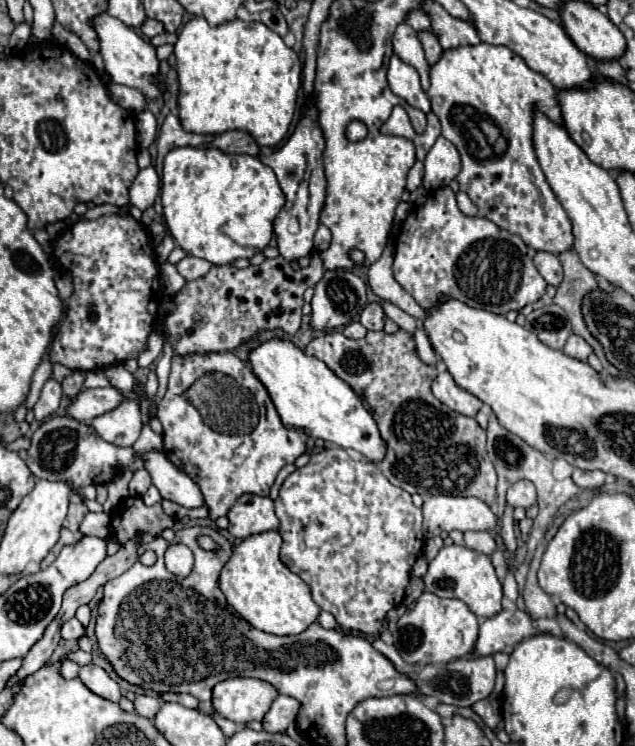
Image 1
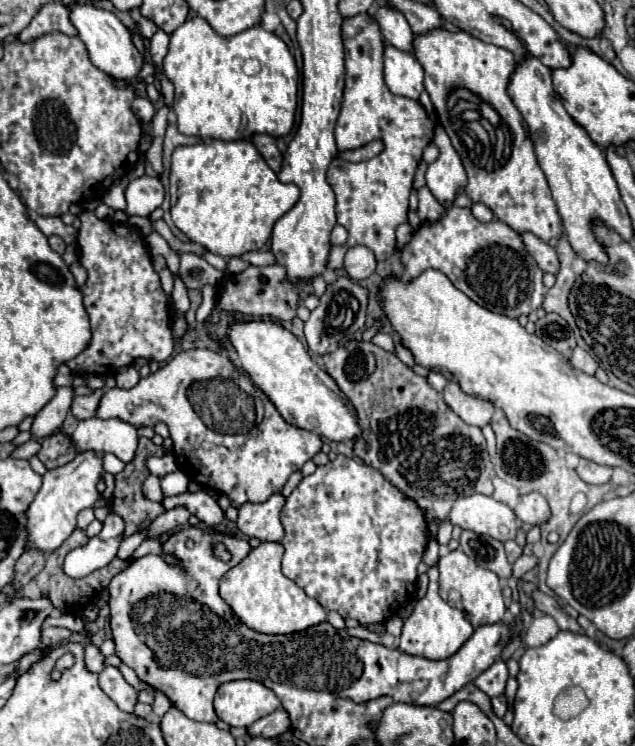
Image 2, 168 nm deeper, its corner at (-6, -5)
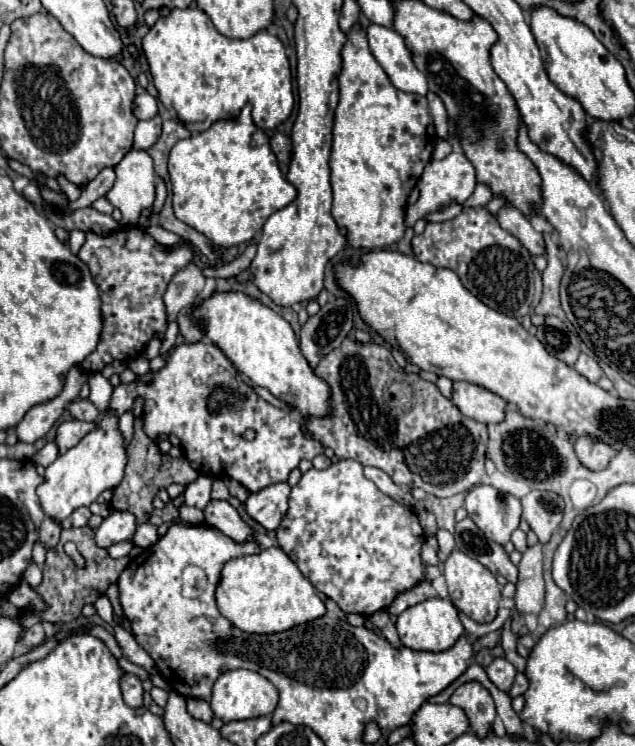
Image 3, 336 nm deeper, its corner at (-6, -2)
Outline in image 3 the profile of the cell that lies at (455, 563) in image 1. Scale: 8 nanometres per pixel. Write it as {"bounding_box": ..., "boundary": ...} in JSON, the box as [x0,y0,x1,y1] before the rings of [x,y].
{"bounding_box":[444,550,500,622],"boundary":[[[454,550],[448,560],[444,562],[444,578],[448,584],[448,594],[454,606],[462,610],[468,618],[474,622],[492,622],[496,618],[498,602],[500,602],[500,584],[496,582],[496,576],[484,568],[480,562],[474,558],[466,556],[460,550]]]}

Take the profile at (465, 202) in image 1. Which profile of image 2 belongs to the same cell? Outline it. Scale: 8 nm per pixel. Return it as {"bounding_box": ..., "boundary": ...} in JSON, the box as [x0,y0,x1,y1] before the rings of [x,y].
{"bounding_box":[470,203,494,221],"boundary":[[[474,203],[474,205],[470,207],[470,211],[472,211],[472,215],[474,215],[478,221],[492,221],[492,219],[494,219],[492,211],[490,211],[486,205],[482,205],[482,203]]]}

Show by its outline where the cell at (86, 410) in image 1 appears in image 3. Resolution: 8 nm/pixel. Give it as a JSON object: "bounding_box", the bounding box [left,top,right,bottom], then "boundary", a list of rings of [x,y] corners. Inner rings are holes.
{"bounding_box":[110,342,324,492],"boundary":[[[208,342],[176,346],[160,372],[148,372],[128,386],[116,386],[110,406],[124,414],[136,396],[144,398],[144,430],[152,440],[158,440],[160,434],[176,434],[198,474],[234,478],[250,492],[286,482],[300,460],[312,460],[324,452],[324,446],[302,430],[300,420],[290,410],[262,400],[240,378],[224,352]],[[246,430],[256,432],[252,442],[242,438]]]}

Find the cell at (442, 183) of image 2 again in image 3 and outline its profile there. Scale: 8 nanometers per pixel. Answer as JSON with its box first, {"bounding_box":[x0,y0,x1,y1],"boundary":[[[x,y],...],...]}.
{"bounding_box":[405,152,476,226],"boundary":[[[452,152],[444,160],[430,160],[428,166],[424,168],[422,176],[420,176],[420,182],[418,182],[420,198],[416,200],[416,204],[407,207],[405,226],[412,226],[420,218],[426,218],[432,212],[442,210],[444,206],[462,204],[474,192],[474,186],[476,186],[474,166],[462,152]]]}

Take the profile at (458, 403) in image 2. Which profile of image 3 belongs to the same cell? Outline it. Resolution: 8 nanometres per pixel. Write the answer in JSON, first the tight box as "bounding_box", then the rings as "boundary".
{"bounding_box":[452,382,508,424],"boundary":[[[454,382],[452,402],[460,408],[464,416],[484,424],[502,422],[508,406],[508,402],[502,400],[498,394],[470,382]]]}

